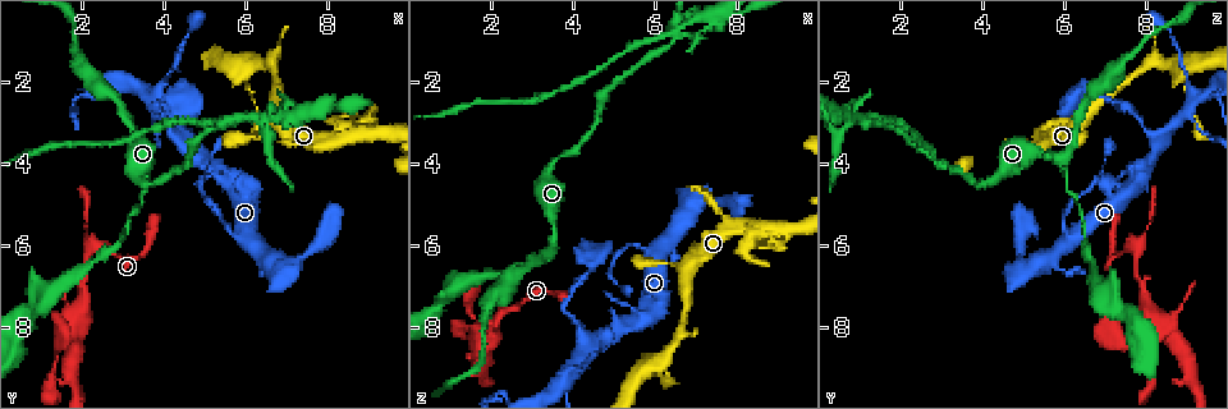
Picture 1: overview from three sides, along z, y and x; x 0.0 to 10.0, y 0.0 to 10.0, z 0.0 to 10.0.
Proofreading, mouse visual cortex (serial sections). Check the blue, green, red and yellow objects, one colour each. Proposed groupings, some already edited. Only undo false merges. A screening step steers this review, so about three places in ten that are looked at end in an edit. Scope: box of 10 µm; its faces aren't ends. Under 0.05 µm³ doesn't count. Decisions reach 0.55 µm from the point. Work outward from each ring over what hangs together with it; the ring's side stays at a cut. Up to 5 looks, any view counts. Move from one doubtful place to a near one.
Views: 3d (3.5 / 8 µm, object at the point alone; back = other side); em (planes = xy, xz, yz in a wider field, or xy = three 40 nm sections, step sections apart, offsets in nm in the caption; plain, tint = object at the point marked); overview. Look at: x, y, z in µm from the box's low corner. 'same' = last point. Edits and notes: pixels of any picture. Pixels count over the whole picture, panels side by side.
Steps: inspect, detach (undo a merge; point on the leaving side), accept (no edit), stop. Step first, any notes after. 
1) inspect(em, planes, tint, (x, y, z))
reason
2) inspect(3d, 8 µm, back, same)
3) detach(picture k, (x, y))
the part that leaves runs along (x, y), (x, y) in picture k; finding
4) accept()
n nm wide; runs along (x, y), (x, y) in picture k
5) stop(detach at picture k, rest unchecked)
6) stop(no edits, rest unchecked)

inspect(3d, 3.5 µm, back, (6.05, 1.75, 8.90))
sharp bend

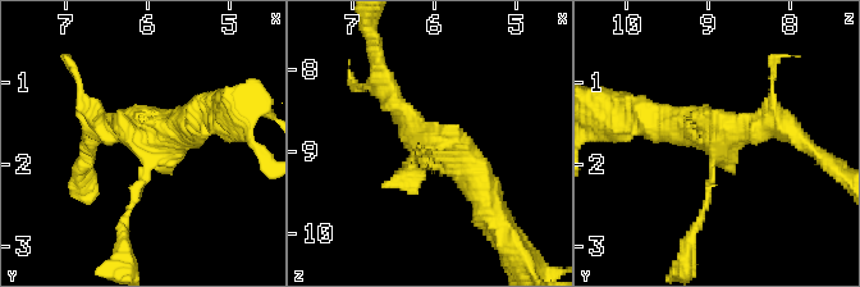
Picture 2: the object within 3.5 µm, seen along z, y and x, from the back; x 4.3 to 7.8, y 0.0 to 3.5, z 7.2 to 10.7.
inspect(em, xy, step 2, tint, (6.10, 1.70, 8.85))
need the tissue

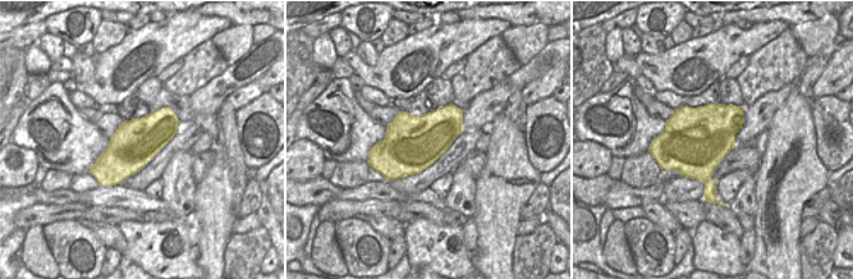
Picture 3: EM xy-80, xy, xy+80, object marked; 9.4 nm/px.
accept()
runs along (380, 74), (483, 199) in picture 2; all the same cell

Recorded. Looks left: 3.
inspect(3d, 8 µm, (3.50, 3.95, 5.90))

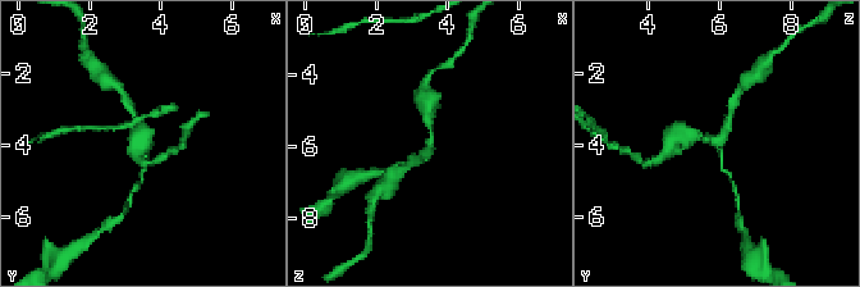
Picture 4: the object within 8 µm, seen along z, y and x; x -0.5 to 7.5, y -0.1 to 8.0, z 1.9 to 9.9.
inspect(3d, 3.5 µm, same)
closer look

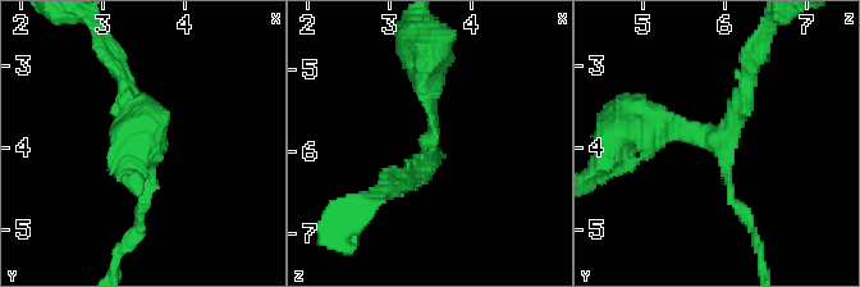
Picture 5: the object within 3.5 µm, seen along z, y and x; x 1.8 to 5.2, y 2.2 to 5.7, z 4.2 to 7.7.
accept()
runs along (621, 128), (709, 136), (742, 214) in picture 5; one cell here

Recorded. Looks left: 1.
stop(no edits, rest unchecked)

